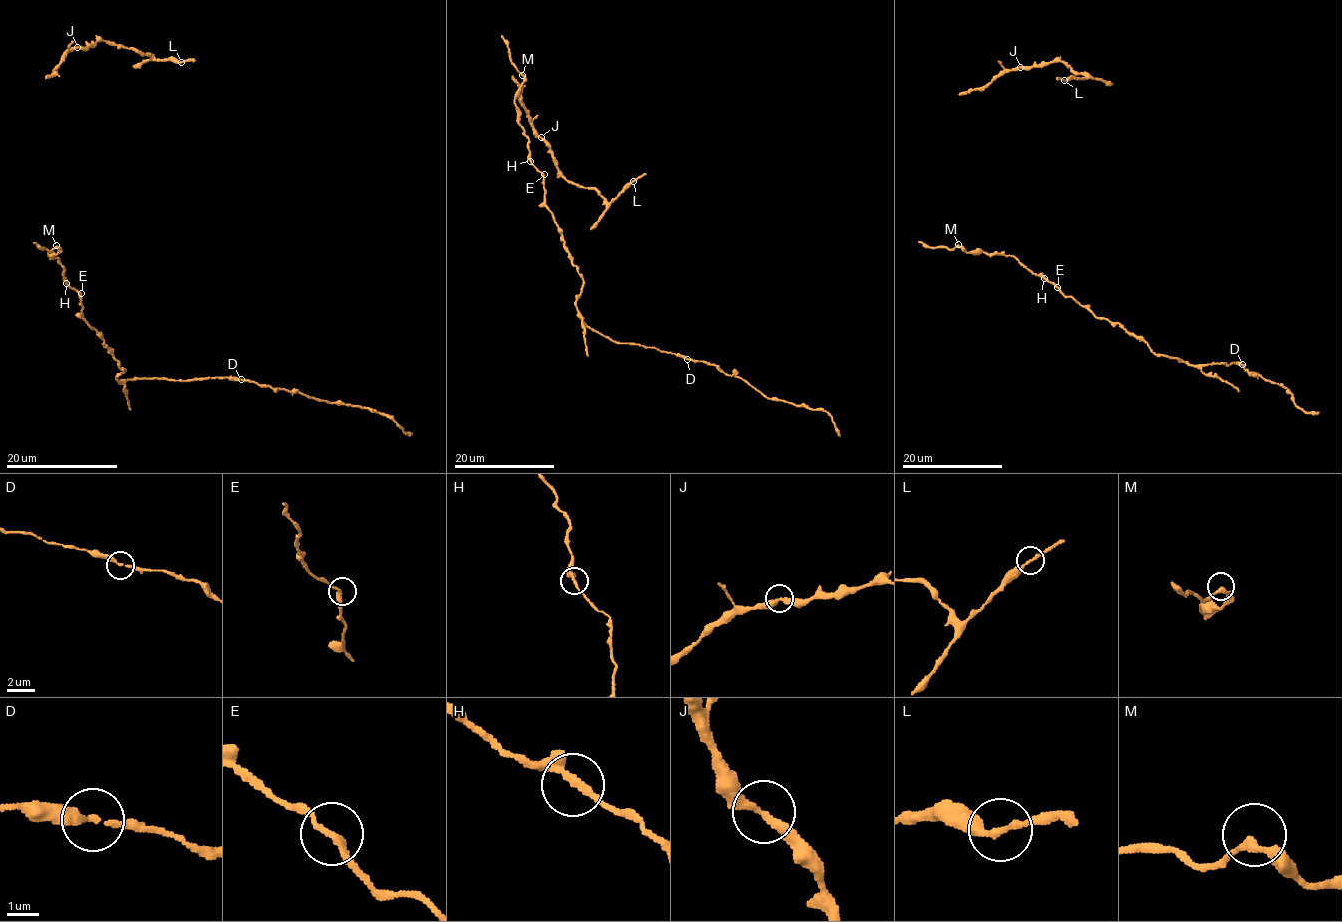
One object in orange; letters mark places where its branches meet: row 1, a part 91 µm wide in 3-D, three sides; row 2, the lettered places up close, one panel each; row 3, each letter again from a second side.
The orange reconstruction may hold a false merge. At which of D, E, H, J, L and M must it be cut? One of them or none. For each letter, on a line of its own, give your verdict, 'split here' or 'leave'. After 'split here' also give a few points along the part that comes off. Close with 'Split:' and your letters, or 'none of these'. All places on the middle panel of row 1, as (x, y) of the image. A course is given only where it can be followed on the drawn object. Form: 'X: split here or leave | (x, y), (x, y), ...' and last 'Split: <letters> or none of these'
D: leave
E: leave
H: leave
J: leave
L: leave
M: leave
Split: none of these

